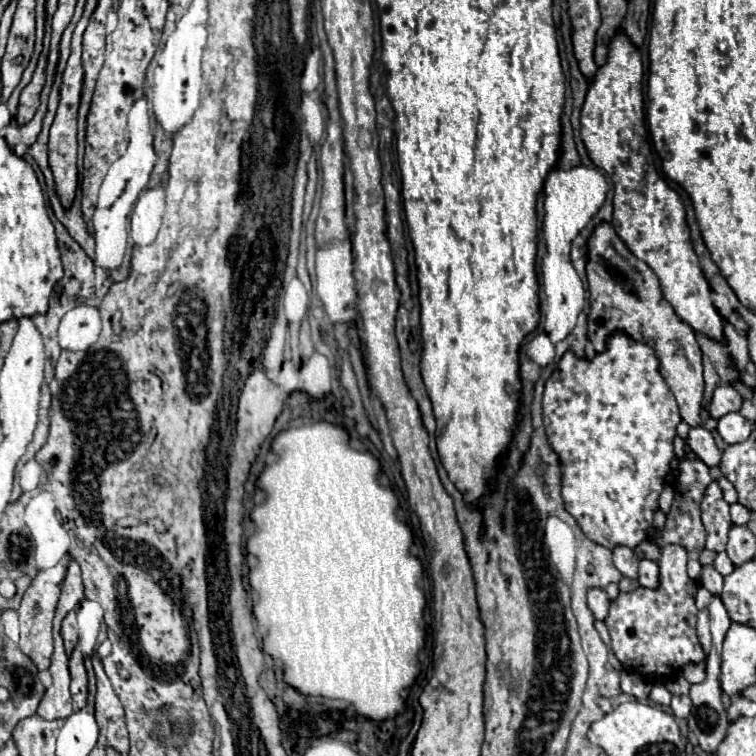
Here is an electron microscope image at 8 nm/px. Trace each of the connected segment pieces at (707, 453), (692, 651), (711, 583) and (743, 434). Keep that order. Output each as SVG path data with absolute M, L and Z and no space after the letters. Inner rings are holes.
M697 426L697 428L689 430L687 444L707 466L719 466L721 464L721 452L719 452L711 432L705 430L703 426Z
M667 544L661 550L661 560L659 560L659 576L661 576L661 586L657 590L645 590L637 588L633 592L621 592L617 600L611 602L609 616L605 618L605 624L611 634L611 648L615 656L623 662L623 666L631 672L641 674L649 682L665 682L669 676L667 672L679 670L683 664L699 664L705 660L701 644L695 634L695 624L697 624L697 606L695 606L695 594L697 594L697 582L687 576L687 550L679 544Z
M703 566L701 578L703 578L703 580L701 580L703 586L705 586L709 592L713 592L713 594L719 594L719 592L721 592L723 576L721 576L713 566Z
M733 412L733 414L725 414L721 420L719 420L719 426L717 426L717 432L721 434L721 438L727 442L727 444L737 444L737 442L743 442L749 438L749 434L753 432L753 422L749 422L747 418L743 418L741 414Z

